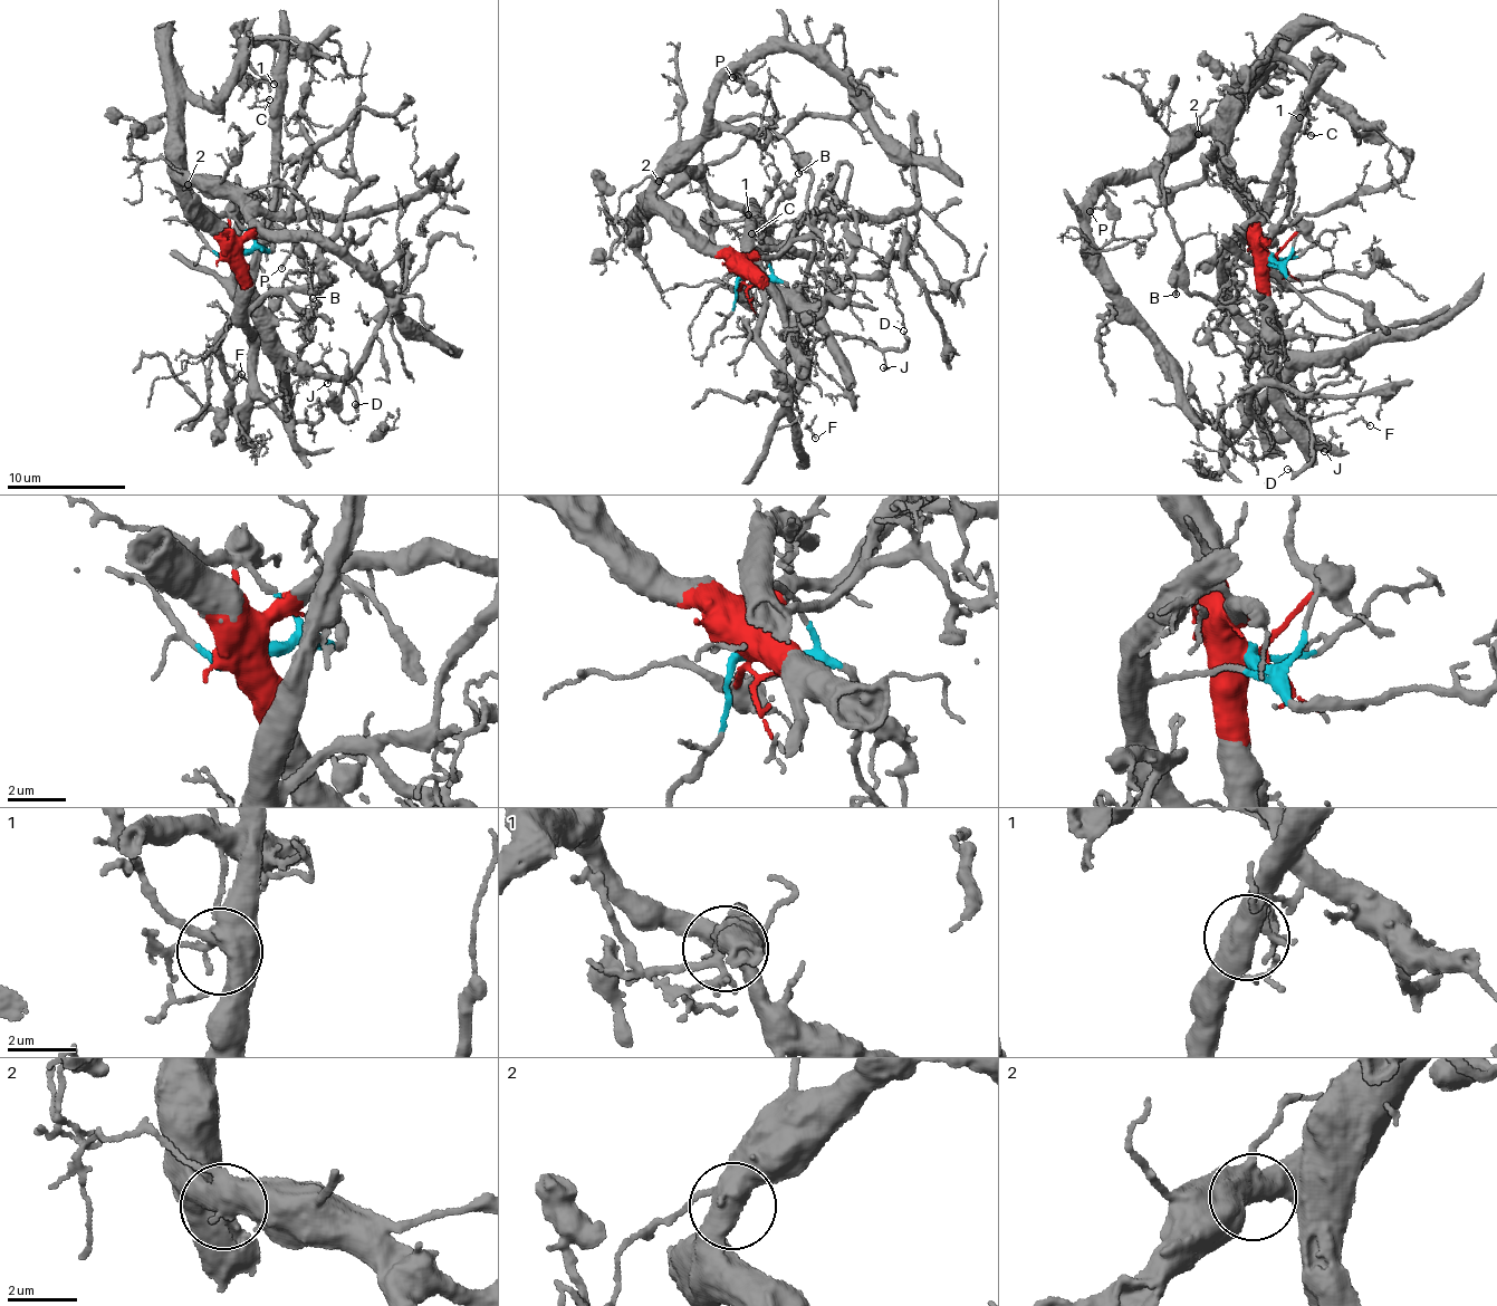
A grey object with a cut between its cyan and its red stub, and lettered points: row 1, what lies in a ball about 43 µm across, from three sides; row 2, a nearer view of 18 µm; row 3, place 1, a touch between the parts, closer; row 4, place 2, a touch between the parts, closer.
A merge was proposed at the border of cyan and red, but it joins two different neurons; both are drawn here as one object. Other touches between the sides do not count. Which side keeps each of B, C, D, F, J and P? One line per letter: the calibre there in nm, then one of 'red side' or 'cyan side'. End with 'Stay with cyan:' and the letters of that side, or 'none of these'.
B: 140 nm | cyan side
C: 100 nm | cyan side
D: 200 nm | red side
F: 120 nm | red side
J: 100 nm | red side
P: 130 nm | red side
Stay with cyan: B, C

